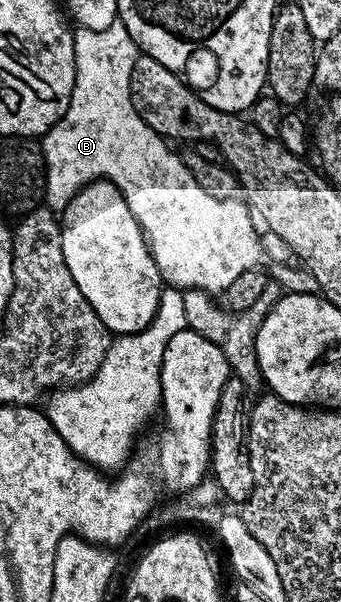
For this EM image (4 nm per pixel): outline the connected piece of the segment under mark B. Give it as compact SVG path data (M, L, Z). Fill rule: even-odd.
M111 23L101 31L77 30L72 36L74 41L74 61L76 62L76 80L70 97L70 105L63 117L57 121L48 134L43 136L44 149L44 203L49 211L62 213L68 202L79 193L86 183L106 179L120 191L134 215L148 247L152 250L154 261L160 270L160 278L167 286L160 292L160 304L156 316L142 330L134 335L118 335L113 338L98 373L79 387L57 389L47 396L46 414L54 429L66 441L73 455L91 463L104 473L112 473L123 468L133 454L132 442L136 434L143 429L144 423L157 418L162 407L162 388L160 371L170 337L185 330L186 305L184 291L207 291L219 293L242 277L242 273L261 266L260 259L265 258L264 246L260 244L261 232L256 231L253 212L247 202L239 198L219 199L210 197L190 173L179 154L171 151L169 140L165 139L146 121L132 104L132 70L136 64L138 48L123 23Z

